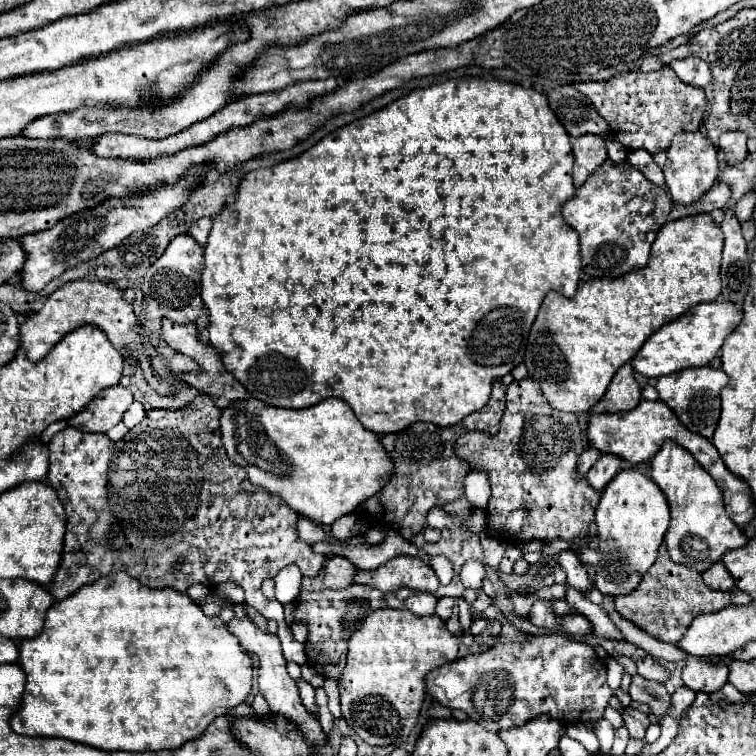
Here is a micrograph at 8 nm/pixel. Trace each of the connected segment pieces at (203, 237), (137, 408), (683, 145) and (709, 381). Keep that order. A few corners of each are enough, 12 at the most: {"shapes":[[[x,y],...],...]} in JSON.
{"shapes":[[[200,218],[190,234],[200,246],[208,240],[212,218]],[[132,402],[126,414],[126,428],[134,428],[146,418],[144,406]],[[678,134],[664,178],[678,204],[718,180],[718,154],[702,134]],[[722,370],[660,376],[660,400],[690,432],[712,438]]]}

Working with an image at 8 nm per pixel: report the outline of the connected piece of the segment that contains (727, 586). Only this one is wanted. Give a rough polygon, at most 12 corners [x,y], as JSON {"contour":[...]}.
{"contour":[[722,562],[702,572],[712,590],[732,590],[734,580]]}

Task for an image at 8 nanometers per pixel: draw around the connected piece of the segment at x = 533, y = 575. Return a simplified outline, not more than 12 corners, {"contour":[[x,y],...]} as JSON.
{"contour":[[556,562],[532,564],[526,574],[502,574],[504,586],[518,594],[526,588],[566,584],[566,574]]}

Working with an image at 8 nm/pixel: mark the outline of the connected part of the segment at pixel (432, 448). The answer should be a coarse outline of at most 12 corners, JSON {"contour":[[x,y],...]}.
{"contour":[[506,386],[456,426],[416,422],[380,438],[394,464],[360,510],[412,540],[432,506],[464,494],[452,448],[498,432]]}

